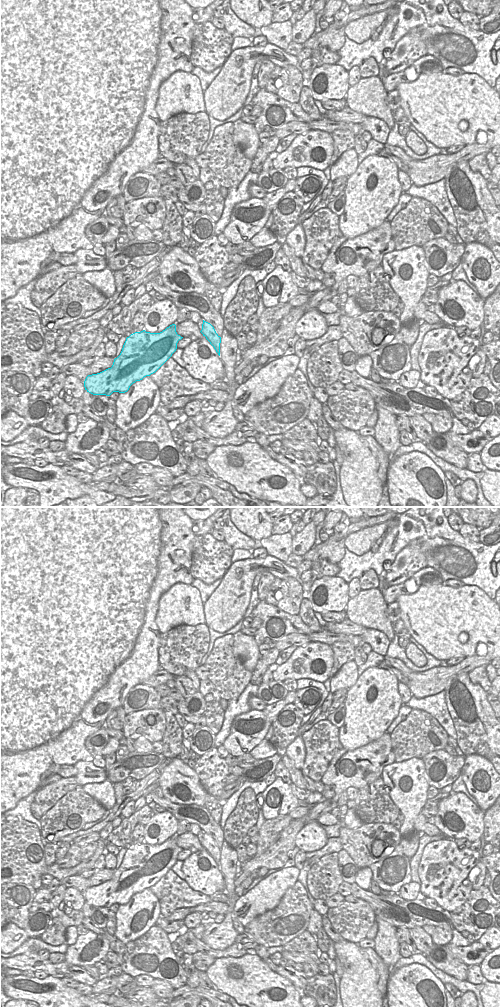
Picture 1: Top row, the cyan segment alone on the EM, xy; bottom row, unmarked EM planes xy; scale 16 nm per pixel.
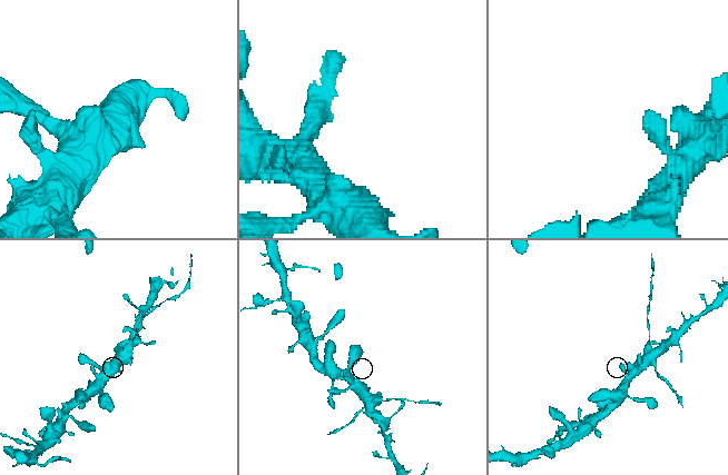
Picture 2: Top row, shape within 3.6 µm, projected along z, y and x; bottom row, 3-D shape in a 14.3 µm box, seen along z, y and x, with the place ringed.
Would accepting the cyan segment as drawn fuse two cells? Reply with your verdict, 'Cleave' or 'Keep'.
Keep.

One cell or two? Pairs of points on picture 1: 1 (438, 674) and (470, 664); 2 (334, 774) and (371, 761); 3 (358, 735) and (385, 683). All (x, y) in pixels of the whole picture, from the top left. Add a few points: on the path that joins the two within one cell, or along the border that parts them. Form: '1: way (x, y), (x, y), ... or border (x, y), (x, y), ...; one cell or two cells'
1: way (446, 671), (462, 667); one cell
2: way (343, 774), (353, 775), (363, 766); one cell
3: way (364, 722), (371, 705), (378, 696); one cell

